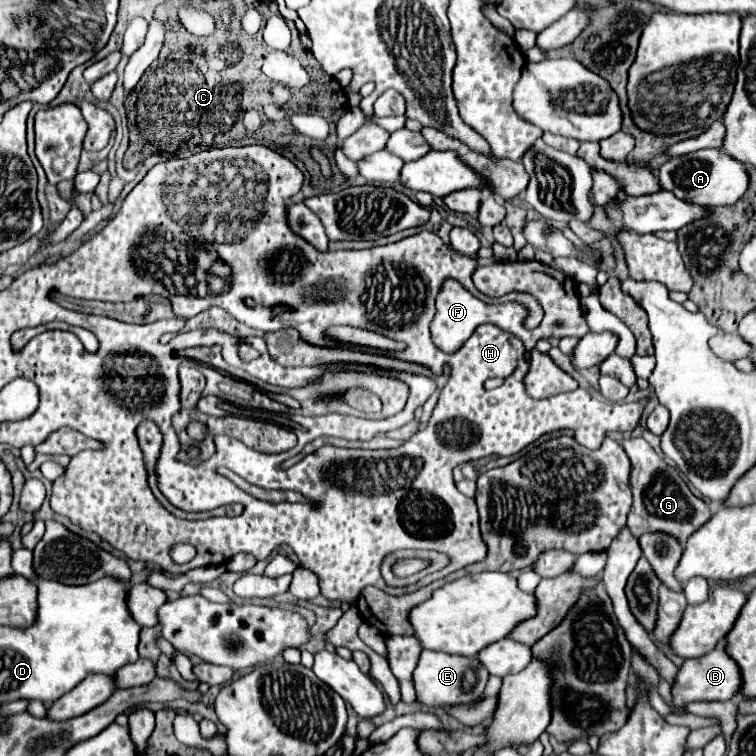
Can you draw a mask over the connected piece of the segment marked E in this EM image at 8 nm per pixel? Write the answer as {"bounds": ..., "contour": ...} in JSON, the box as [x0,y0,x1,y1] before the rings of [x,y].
{"bounds":[413,650,487,708],"contour":[[[423,650],[419,656],[419,664],[413,672],[413,684],[417,692],[417,702],[425,708],[451,708],[455,704],[471,704],[475,702],[485,684],[487,684],[487,670],[479,664],[477,658],[463,658],[451,656],[445,652]]]}

